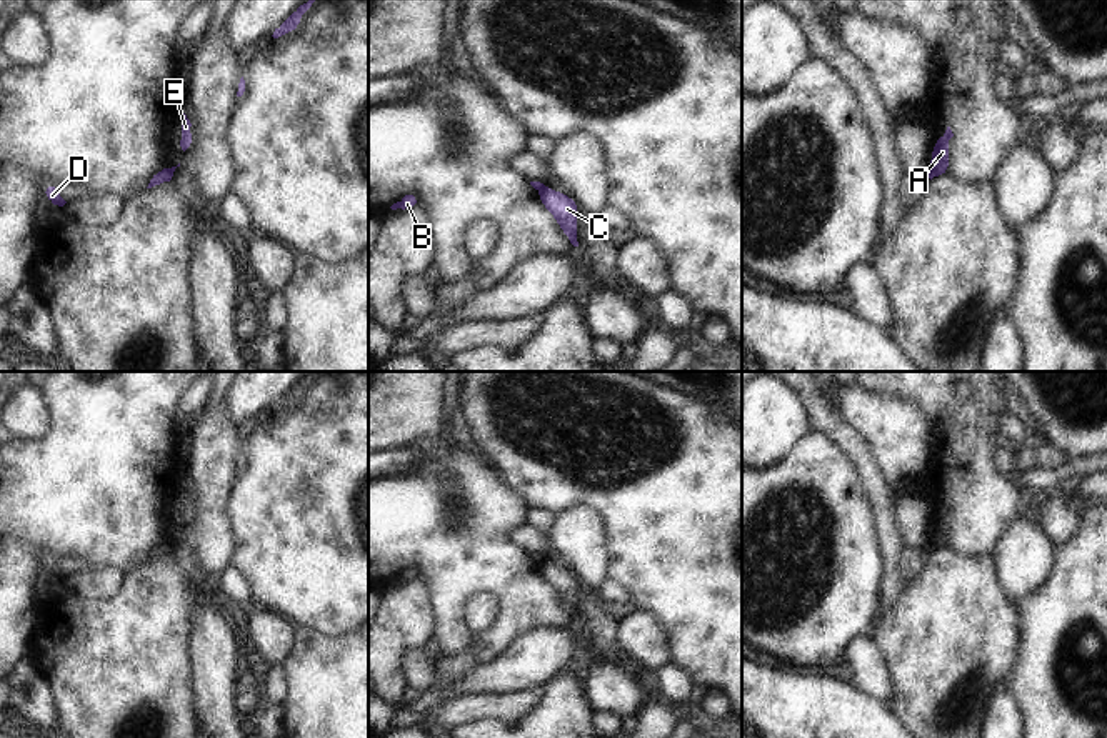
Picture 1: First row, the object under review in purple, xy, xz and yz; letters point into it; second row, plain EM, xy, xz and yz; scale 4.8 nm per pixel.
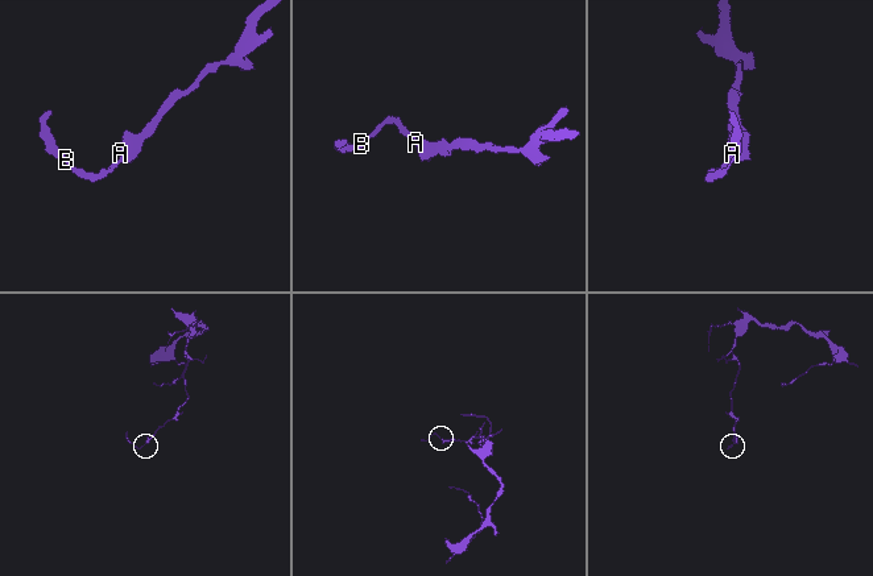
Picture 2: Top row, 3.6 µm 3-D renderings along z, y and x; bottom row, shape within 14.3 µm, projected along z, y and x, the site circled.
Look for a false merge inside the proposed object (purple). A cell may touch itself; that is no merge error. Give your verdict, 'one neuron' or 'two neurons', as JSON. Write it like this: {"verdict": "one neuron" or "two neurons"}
{"verdict": "two neurons"}

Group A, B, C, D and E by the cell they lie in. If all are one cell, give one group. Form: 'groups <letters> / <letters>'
groups A C E / B D

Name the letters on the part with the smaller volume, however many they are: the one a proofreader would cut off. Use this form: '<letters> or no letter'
B, D

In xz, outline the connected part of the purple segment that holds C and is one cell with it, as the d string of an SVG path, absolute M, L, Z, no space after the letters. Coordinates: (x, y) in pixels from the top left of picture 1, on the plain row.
M543 560L540 563L540 575L555 588L564 606L569 610L574 620L579 620L577 615L577 581L575 573Z

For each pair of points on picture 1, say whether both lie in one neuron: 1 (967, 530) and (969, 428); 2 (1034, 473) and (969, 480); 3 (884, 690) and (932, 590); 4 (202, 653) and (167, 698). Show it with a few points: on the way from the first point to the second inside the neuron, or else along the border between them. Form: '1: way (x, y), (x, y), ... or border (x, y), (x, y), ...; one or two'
1: way (969, 505), (969, 453); one
2: border (1014, 478), (1026, 492); two
3: border (876, 643), (887, 665), (892, 687), (891, 707); two
4: border (190, 628), (189, 668), (194, 707); two

